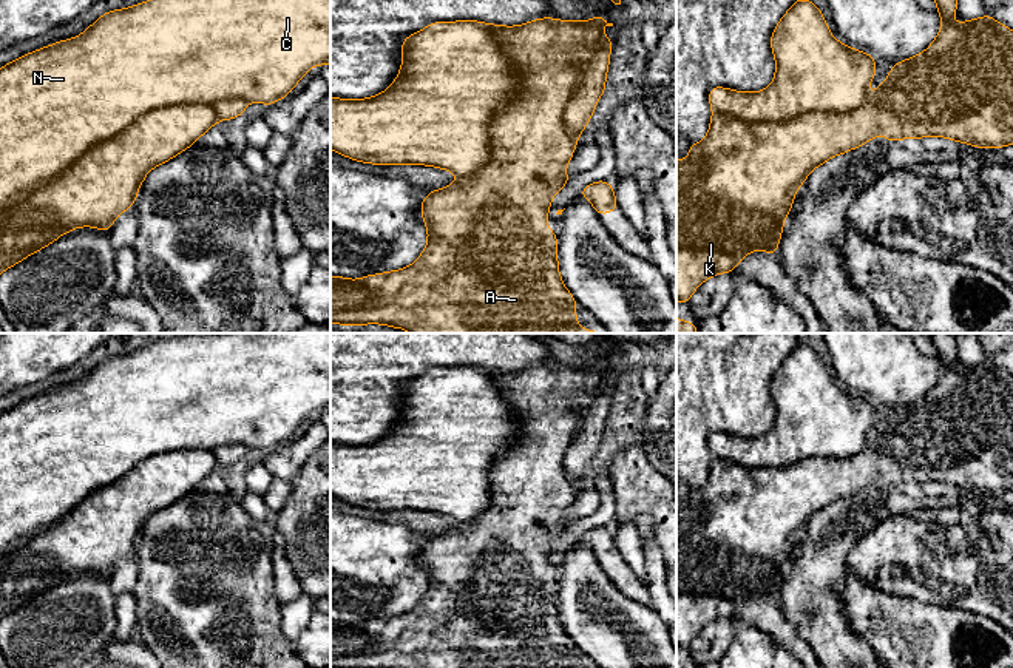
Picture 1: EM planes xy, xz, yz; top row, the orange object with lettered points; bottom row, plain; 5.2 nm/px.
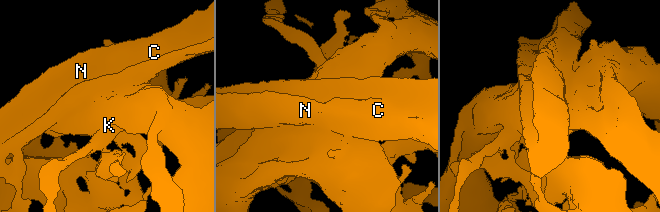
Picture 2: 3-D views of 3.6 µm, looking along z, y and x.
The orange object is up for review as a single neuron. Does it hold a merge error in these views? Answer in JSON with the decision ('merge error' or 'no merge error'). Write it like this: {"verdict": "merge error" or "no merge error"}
{"verdict": "merge error"}

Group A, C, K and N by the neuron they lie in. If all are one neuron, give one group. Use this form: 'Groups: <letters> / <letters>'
Groups: A K / C N

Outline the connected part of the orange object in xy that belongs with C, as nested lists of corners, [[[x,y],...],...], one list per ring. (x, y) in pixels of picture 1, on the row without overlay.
[[[182,333],[131,353],[108,356],[80,381],[25,400],[0,413],[0,552],[60,521],[90,494],[119,480],[148,457],[187,449],[215,450],[227,444],[269,452],[284,444],[312,412],[326,409],[330,409],[330,333]]]

